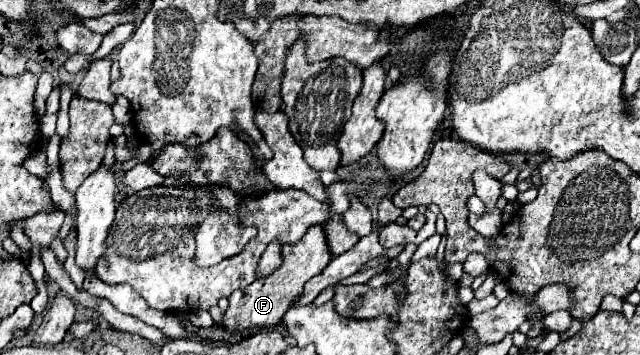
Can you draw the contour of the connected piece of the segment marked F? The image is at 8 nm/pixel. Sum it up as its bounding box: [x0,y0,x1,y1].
[219,226,329,334]

